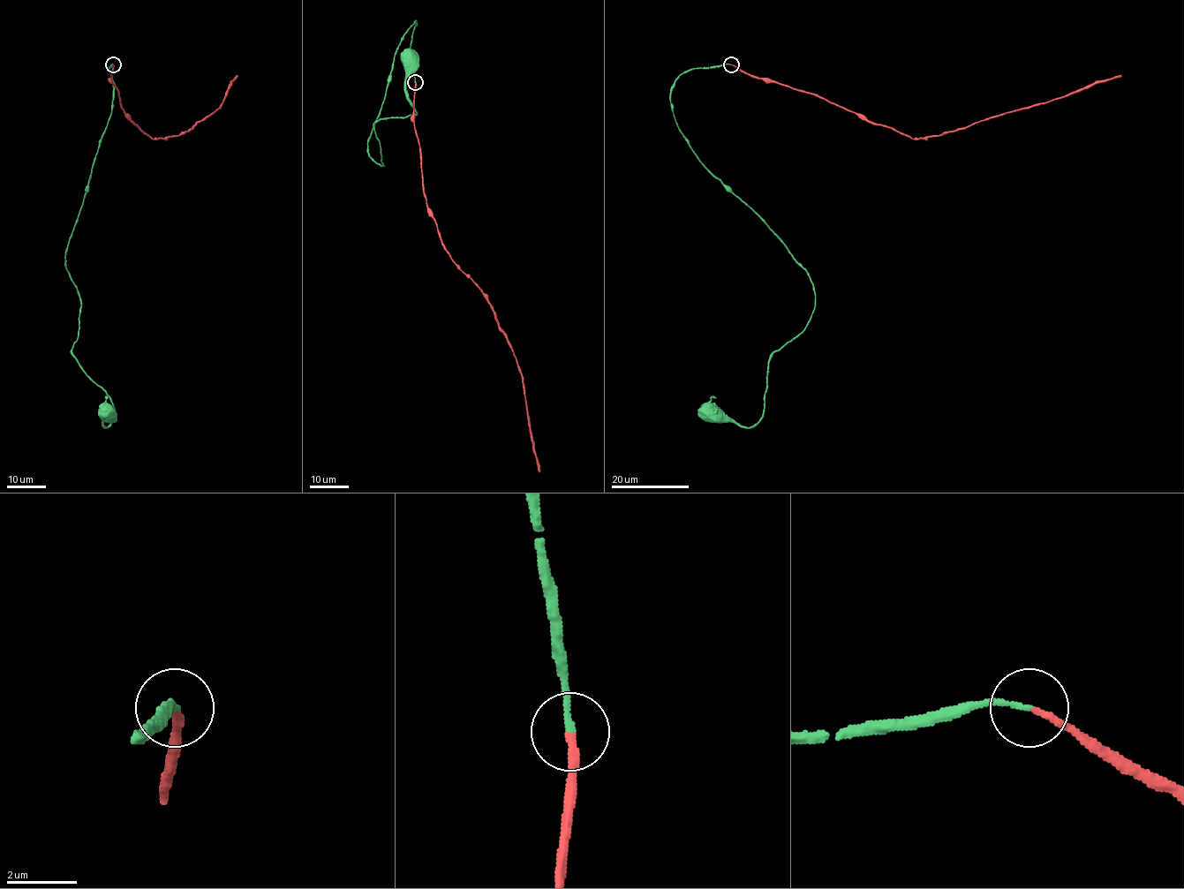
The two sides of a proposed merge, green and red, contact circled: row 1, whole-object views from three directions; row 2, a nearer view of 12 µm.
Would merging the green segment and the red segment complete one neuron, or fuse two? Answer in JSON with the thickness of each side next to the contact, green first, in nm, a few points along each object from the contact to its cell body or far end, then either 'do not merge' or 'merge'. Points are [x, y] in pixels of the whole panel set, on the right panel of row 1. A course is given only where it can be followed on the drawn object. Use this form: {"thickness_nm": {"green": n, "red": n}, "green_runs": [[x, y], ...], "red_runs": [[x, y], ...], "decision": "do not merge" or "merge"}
{"thickness_nm": {"green": 160, "red": 200}, "green_runs": [[731, 64], [684, 71], [674, 119], [804, 269], [815, 309], [769, 361], [759, 420], [710, 413]], "red_runs": [[731, 64], [752, 75], [817, 94], [913, 139], [939, 136], [1121, 77]], "decision": "merge"}

